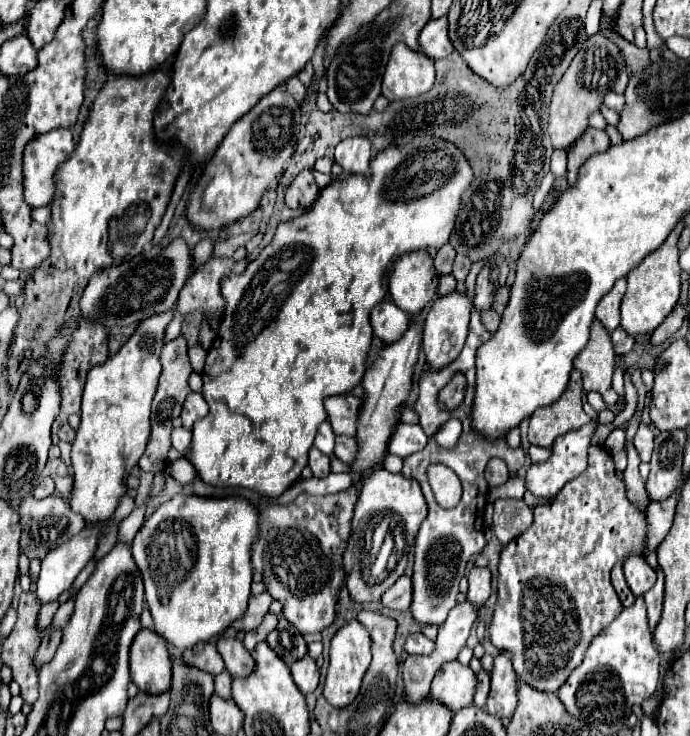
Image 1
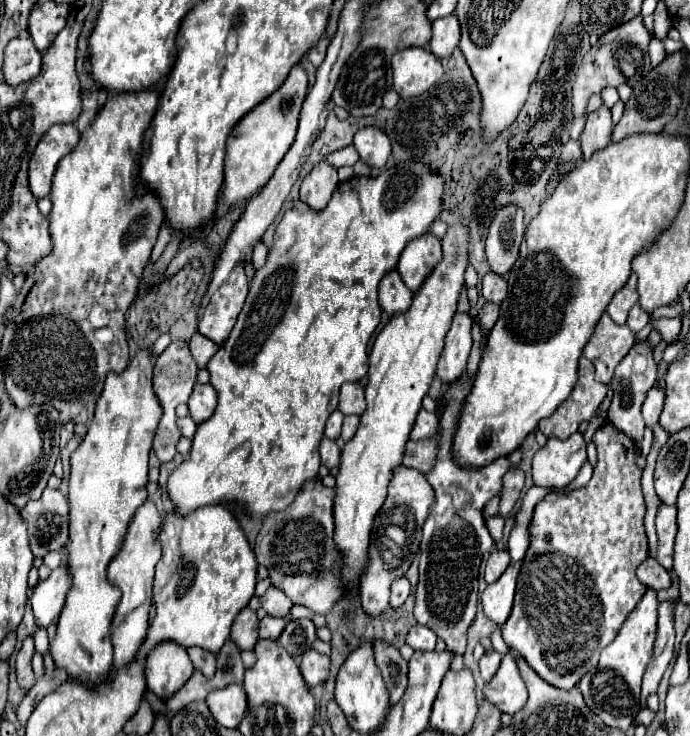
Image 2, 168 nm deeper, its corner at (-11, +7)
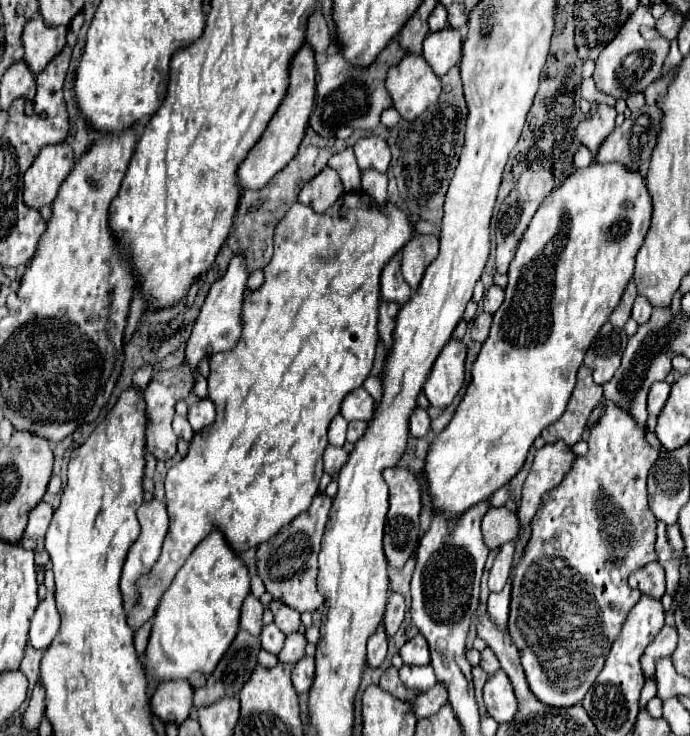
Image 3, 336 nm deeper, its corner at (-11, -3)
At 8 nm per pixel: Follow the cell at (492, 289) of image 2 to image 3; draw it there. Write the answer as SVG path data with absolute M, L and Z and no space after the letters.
M491 286L487 292L485 292L485 312L489 312L489 314L493 314L493 312L497 312L497 308L503 304L503 298L505 298L505 292L503 292L503 288L499 288L499 286Z

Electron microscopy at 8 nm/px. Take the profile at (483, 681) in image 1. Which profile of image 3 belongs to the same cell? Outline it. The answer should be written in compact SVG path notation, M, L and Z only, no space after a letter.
M485 648L485 650L481 652L481 662L479 662L479 666L481 666L489 676L493 676L493 674L499 670L499 660L497 660L497 656L493 654L491 648Z

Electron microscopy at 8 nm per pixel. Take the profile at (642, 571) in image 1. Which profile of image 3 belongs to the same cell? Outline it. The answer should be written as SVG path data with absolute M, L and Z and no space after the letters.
M651 562L629 576L629 586L637 588L641 594L661 600L665 594L665 572L659 562Z

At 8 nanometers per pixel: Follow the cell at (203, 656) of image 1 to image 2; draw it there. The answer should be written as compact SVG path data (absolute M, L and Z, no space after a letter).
M189 648L189 658L195 666L195 670L199 670L203 676L213 676L215 674L215 664L217 658L213 654L207 654L203 648Z

